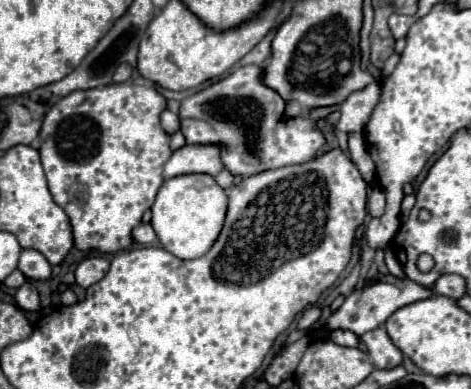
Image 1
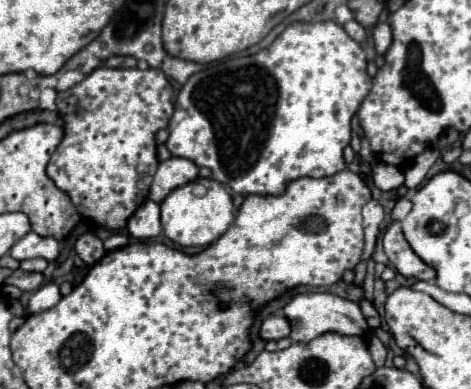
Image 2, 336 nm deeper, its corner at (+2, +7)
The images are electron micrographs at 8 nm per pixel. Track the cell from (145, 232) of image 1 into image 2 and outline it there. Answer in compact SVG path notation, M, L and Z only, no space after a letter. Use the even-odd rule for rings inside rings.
M145 201L133 217L127 221L127 229L137 239L151 239L161 233L161 221L159 221L159 205L155 201Z

